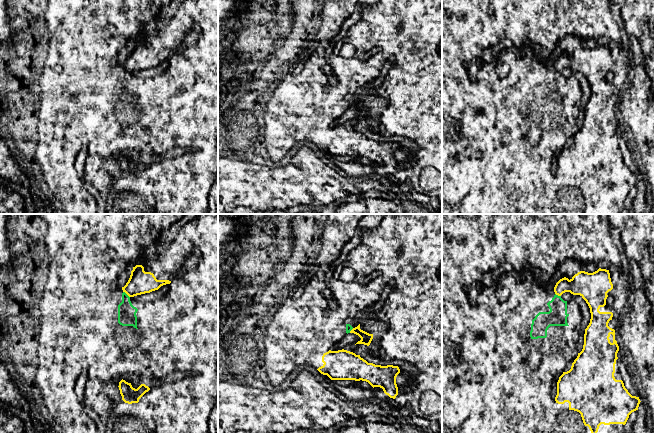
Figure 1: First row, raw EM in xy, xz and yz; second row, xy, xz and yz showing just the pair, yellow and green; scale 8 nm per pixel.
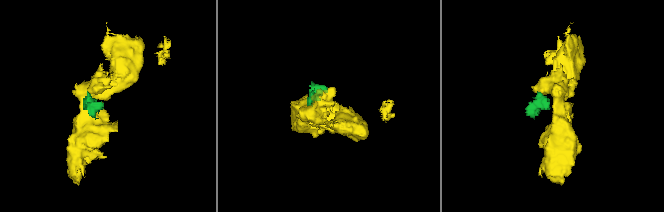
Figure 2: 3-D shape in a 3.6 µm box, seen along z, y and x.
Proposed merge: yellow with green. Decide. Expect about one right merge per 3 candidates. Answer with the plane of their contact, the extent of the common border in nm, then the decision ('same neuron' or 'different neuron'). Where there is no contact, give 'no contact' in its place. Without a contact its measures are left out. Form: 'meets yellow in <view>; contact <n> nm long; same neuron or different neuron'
meets yellow in xy; contact 80 nm long; different neuron

